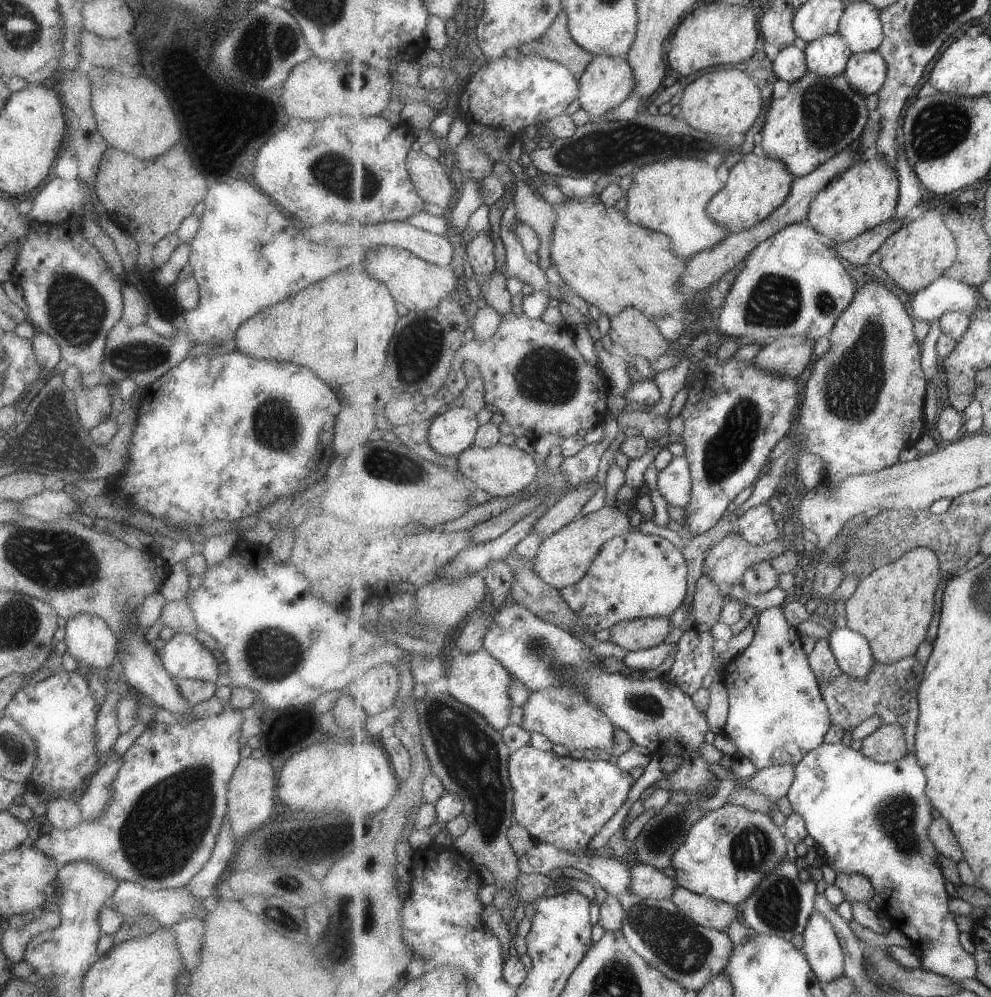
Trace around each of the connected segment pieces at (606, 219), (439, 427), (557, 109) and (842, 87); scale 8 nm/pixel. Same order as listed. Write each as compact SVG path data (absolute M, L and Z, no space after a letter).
M601 195L586 198L567 198L556 206L558 220L554 228L554 242L550 246L552 266L556 268L567 286L590 305L597 306L611 318L622 314L626 308L635 307L650 319L675 316L688 306L685 292L680 290L682 274L689 261L678 257L673 250L673 240L665 233L639 226L630 221L626 211L621 212L602 200Z
M457 404L441 411L435 418L430 430L430 442L445 456L461 456L475 446L480 431L478 414L470 408L463 408Z
M520 54L518 58L504 56L496 62L488 63L468 84L466 92L462 94L462 104L453 105L470 110L469 133L465 139L469 137L476 142L496 164L496 160L513 150L510 144L506 148L506 135L510 142L510 138L522 134L526 128L546 125L565 113L580 96L581 80L568 66L544 56Z
M810 71L802 80L796 80L791 84L791 89L784 98L778 98L773 102L764 127L762 147L765 150L765 156L784 160L790 172L797 178L808 176L832 161L838 154L855 146L866 131L871 114L869 97L857 90L846 74L828 78L828 76L820 76L818 72Z

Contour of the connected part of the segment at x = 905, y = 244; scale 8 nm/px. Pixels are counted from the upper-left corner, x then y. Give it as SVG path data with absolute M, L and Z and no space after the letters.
M938 210L925 212L919 220L902 226L902 230L886 240L886 244L880 248L881 267L898 286L909 293L918 294L945 277L945 273L954 267L958 259L958 240L946 226L944 215Z

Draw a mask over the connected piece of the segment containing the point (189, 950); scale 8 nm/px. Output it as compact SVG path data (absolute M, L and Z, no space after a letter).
M190 916L187 922L176 922L170 927L170 930L174 932L174 938L180 946L180 954L186 964L185 972L188 974L194 972L194 968L198 968L198 960L200 960L204 924L200 922L200 918L196 920L196 916Z

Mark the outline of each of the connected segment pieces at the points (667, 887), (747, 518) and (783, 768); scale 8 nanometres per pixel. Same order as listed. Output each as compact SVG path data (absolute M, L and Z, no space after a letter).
M638 863L635 867L632 868L633 870L633 878L632 884L630 884L630 888L632 888L632 892L634 894L638 894L640 898L644 898L646 900L656 899L670 899L674 896L674 892L676 892L676 888L678 888L679 884L675 878L670 878L664 870L657 868L653 865L646 865L643 863Z
M768 504L752 508L738 520L737 528L752 544L768 544L781 538L781 531L776 523L776 512Z
M784 764L766 770L759 770L749 779L742 779L746 788L755 791L756 794L772 796L774 800L789 797L793 782L796 778L796 765Z

